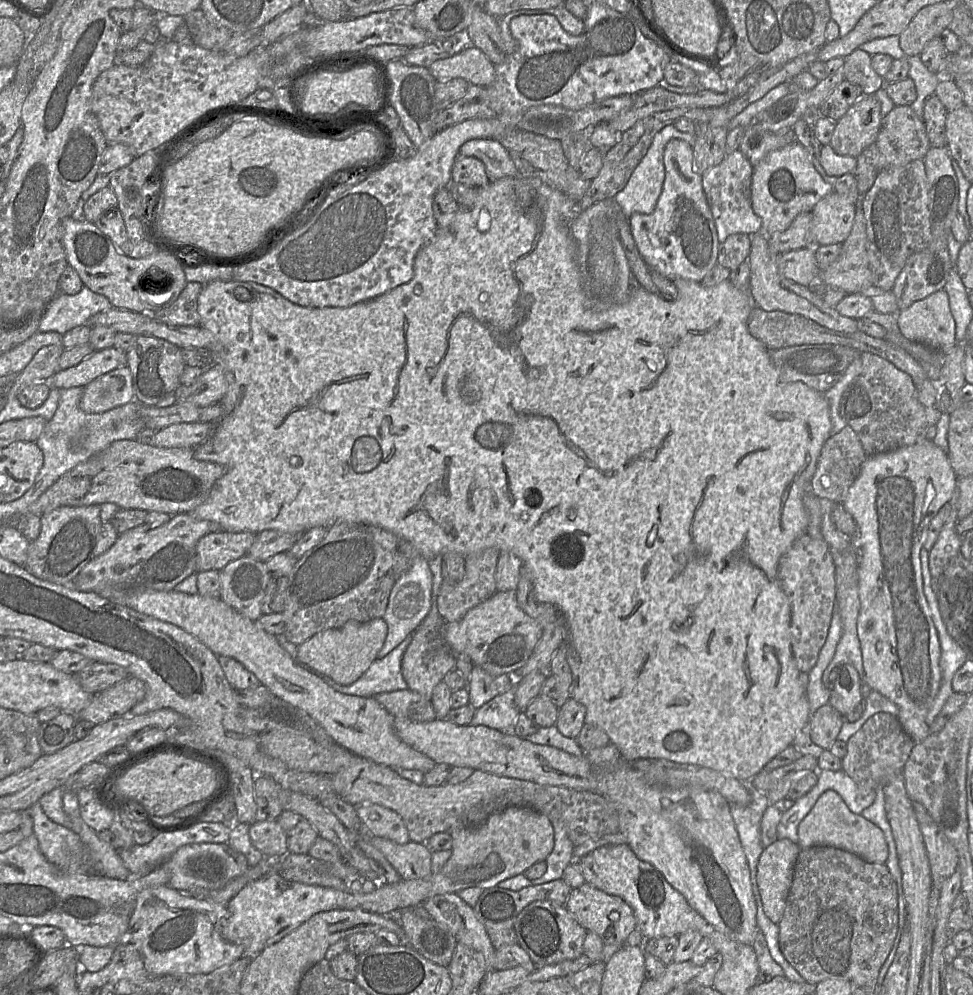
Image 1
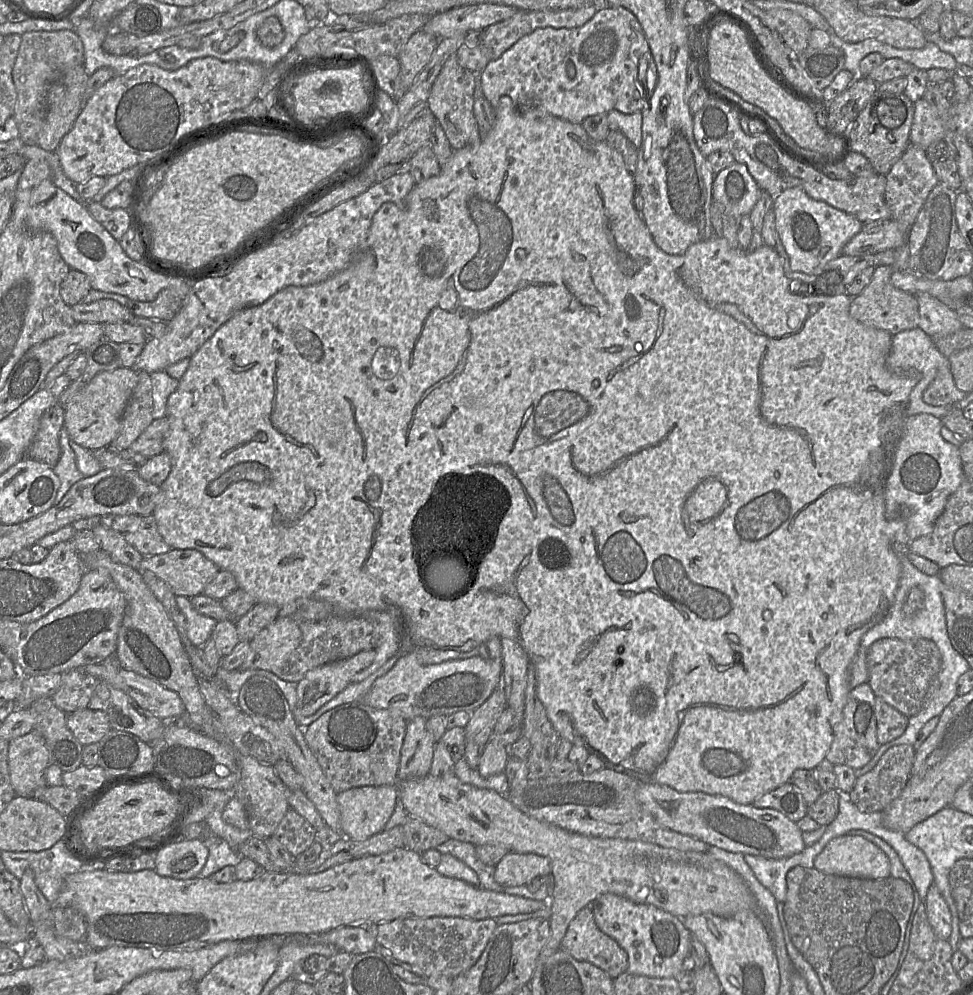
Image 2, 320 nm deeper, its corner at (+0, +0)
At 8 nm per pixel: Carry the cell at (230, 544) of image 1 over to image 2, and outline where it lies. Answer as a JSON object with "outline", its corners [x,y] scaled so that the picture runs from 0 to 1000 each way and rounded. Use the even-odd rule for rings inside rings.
{"outline":[[[176,552],[169,557],[148,560],[145,572],[157,575],[171,585],[180,599],[192,601],[206,598],[226,573],[221,566],[200,552]]]}

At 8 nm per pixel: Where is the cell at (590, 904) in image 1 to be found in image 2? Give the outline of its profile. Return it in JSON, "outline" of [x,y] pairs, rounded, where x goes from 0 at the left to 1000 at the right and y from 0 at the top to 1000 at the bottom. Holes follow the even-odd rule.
{"outline":[[[606,912],[598,913],[586,927],[577,953],[594,966],[605,967],[629,984],[645,975],[645,960],[614,931]]]}

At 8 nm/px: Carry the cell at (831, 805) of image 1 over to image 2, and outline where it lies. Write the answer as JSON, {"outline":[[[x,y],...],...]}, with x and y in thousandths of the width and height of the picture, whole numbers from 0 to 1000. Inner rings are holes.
{"outline":[[[873,837],[854,843],[837,864],[837,871],[848,878],[910,883],[915,880],[915,865],[898,847]]]}

